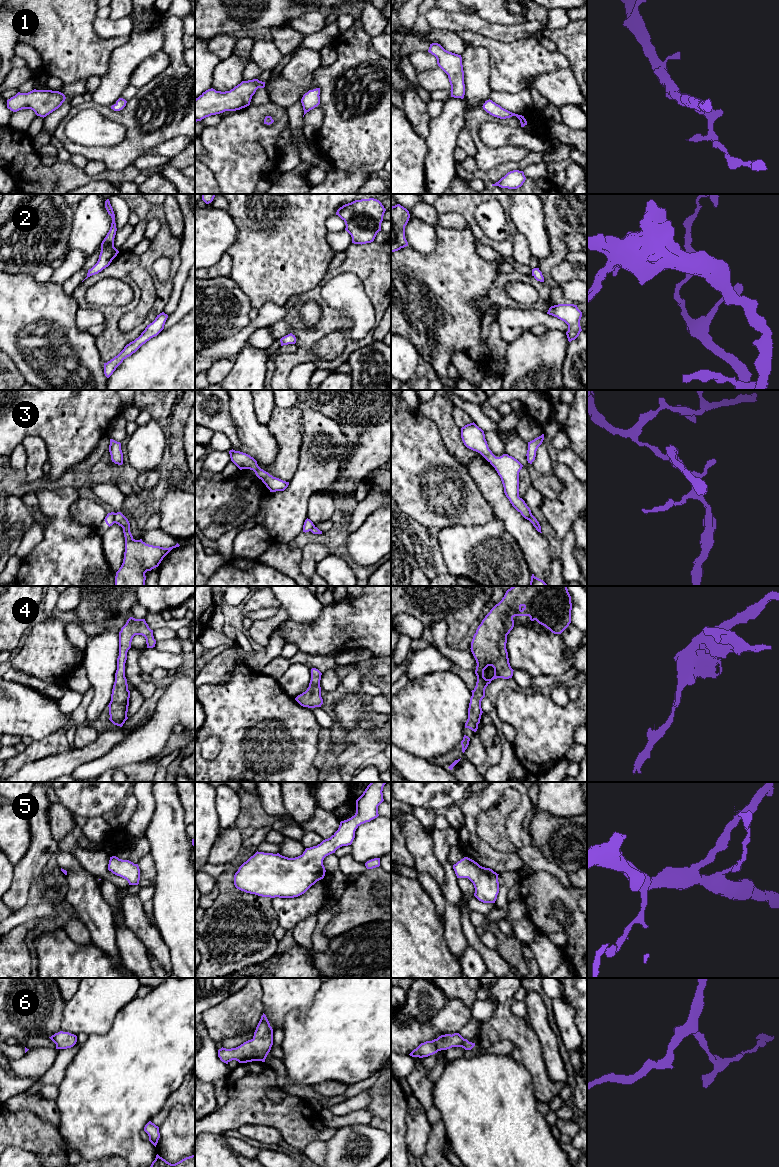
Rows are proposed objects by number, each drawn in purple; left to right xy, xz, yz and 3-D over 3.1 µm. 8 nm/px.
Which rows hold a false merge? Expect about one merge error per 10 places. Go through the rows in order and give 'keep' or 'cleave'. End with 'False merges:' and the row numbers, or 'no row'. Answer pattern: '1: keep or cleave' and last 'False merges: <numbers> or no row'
1: keep
2: keep
3: cleave
4: keep
5: keep
6: keep
False merges: 3

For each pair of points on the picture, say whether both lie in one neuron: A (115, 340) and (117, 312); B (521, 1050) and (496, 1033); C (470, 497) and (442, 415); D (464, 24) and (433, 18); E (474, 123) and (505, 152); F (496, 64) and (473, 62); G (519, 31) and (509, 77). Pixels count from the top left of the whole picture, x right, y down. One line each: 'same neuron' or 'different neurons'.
A: same neuron
B: same neuron
C: different neurons
D: same neuron
E: same neuron
F: different neurons
G: different neurons

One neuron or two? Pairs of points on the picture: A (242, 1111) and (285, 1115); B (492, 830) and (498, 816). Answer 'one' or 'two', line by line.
A: one
B: one

